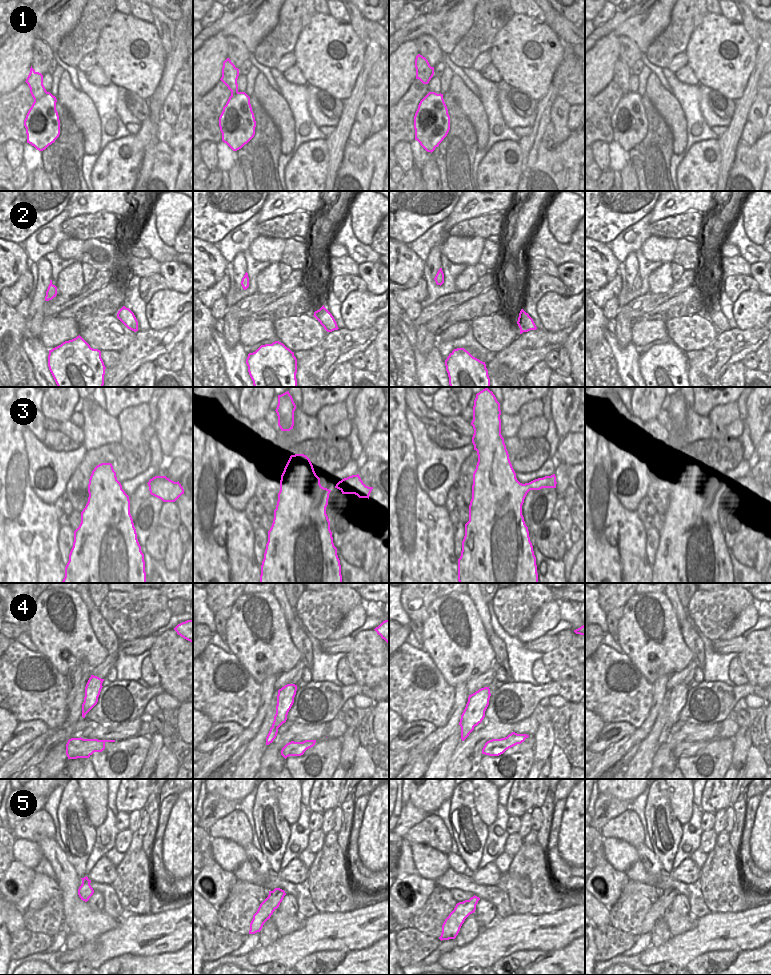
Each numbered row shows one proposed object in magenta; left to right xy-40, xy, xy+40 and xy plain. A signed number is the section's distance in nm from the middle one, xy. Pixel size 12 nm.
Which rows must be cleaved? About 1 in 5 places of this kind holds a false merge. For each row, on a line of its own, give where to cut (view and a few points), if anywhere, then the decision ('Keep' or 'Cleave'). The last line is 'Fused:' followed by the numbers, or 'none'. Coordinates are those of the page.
1: Split along xy+40 (445, 104), (431, 111), (441, 134), (418, 141). Cleave
2: No split. Keep
3: No split. Keep
4: Split along xy+40 (473, 726), (461, 732). Cleave
5: No split. Keep
Fused: 1, 4.

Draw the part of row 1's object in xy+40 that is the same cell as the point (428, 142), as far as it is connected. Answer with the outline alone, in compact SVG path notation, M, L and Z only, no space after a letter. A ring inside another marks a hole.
M440 102L437 103L439 106L434 110L431 110L431 116L436 118L443 118L446 123L443 128L438 128L437 131L441 133L441 136L427 135L425 130L421 130L422 138L418 141L420 145L427 151L433 152L436 147L443 141L450 130L450 116L448 114L447 106L443 106Z

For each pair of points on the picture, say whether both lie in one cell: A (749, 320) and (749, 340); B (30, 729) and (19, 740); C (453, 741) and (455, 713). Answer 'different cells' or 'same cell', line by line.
A: different cells
B: same cell
C: different cells

